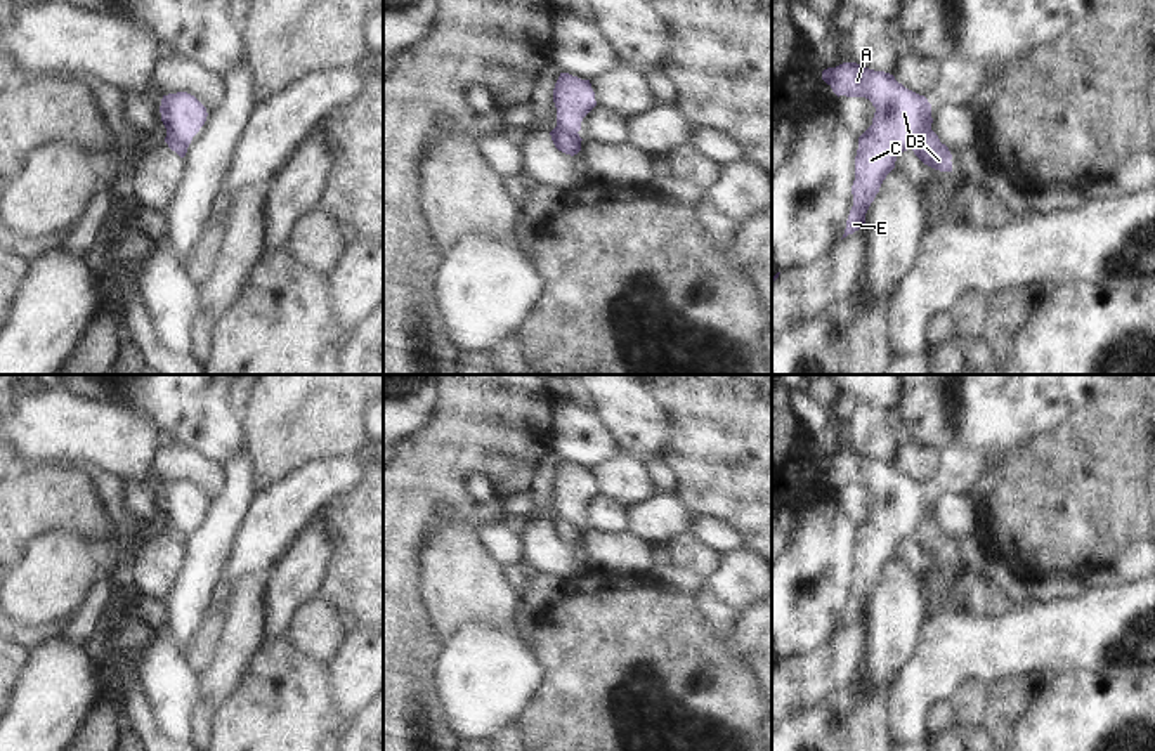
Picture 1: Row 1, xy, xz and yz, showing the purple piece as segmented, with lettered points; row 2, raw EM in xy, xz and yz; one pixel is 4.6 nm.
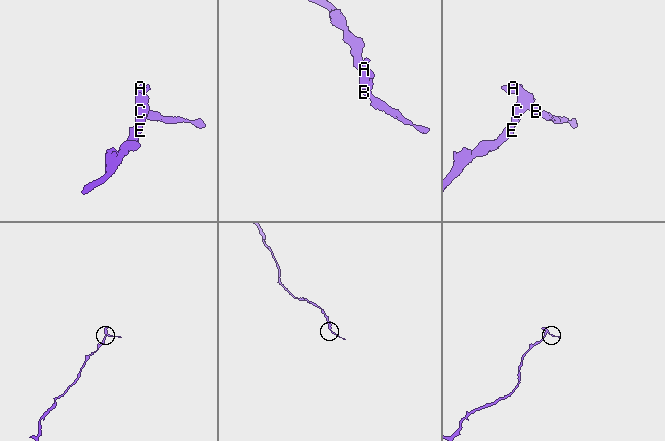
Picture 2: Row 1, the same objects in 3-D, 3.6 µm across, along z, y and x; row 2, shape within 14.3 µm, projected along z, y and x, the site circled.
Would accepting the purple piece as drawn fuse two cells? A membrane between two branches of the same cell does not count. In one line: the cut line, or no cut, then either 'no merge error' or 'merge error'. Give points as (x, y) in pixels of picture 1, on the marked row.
yz (930, 127), (909, 148) | merge error

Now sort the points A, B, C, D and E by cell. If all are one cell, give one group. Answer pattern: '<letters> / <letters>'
A C D E / B

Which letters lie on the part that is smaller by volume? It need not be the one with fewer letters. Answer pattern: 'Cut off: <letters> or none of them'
Cut off: B

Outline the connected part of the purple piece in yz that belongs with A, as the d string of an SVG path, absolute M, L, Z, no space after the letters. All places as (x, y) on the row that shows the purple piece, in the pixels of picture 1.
M843 62L822 71L832 92L846 97L865 97L876 108L872 125L858 137L855 156L853 206L843 238L865 225L865 213L897 156L912 147L914 139L931 128L931 104L895 80L857 62Z

